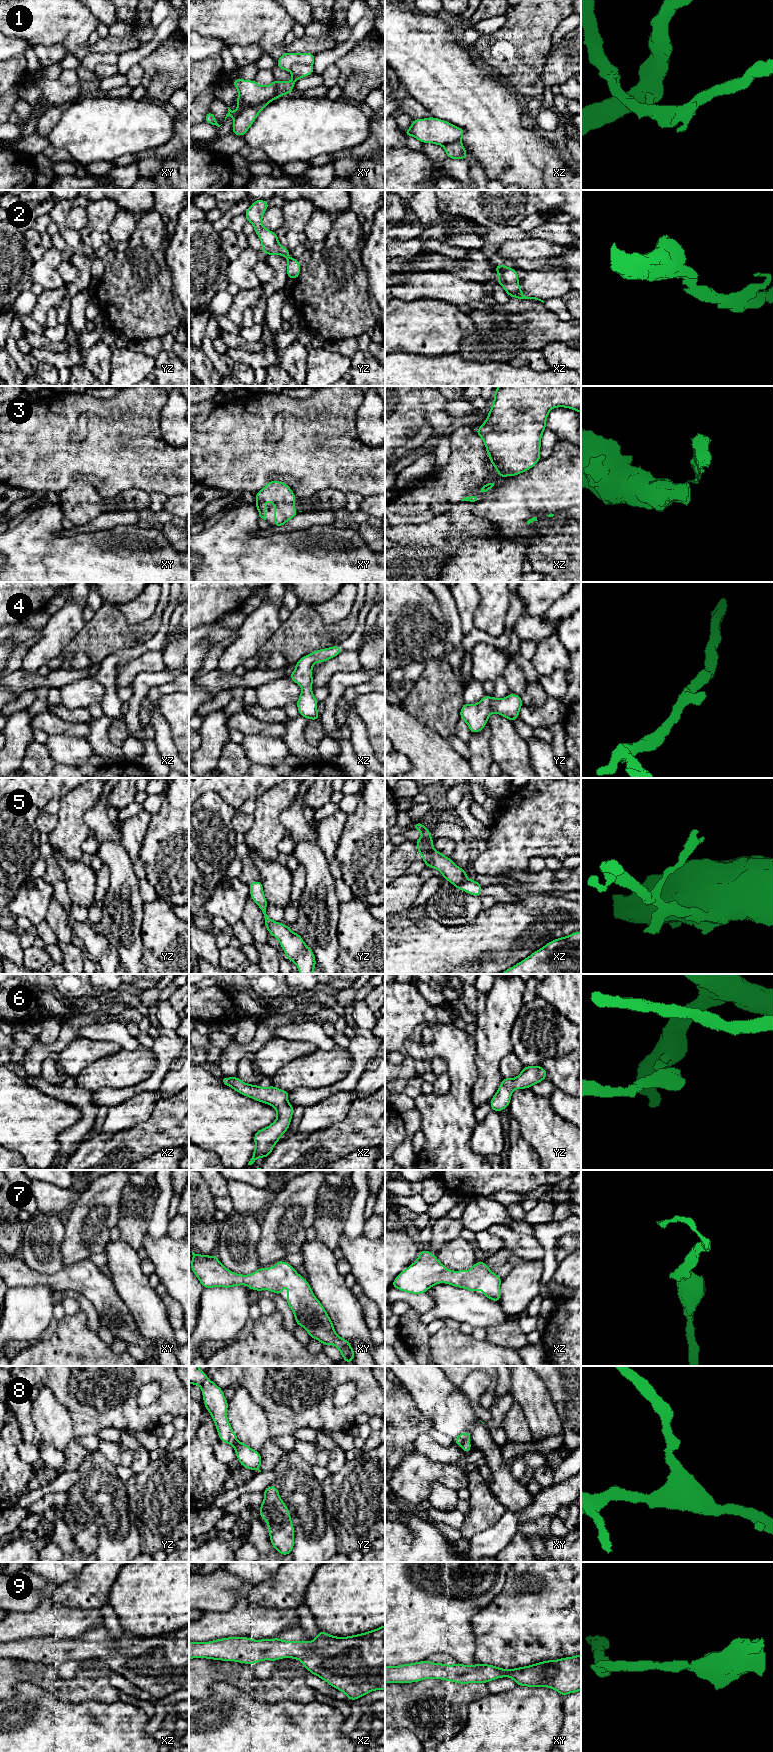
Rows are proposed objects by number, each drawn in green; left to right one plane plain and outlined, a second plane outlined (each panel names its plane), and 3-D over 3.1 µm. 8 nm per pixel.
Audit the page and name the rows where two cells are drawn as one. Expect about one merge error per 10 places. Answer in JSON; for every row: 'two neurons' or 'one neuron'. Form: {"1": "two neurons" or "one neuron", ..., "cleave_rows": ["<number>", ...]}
{"1": "two neurons", "2": "one neuron", "3": "two neurons", "4": "one neuron", "5": "one neuron", "6": "one neuron", "7": "one neuron", "8": "one neuron", "9": "one neuron", "cleave_rows": ["1", "3"]}

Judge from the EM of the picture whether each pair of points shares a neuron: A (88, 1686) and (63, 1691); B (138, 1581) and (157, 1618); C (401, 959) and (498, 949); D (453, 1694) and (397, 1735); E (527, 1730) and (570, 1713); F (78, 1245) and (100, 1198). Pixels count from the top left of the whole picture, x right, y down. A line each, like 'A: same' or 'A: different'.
A: same
B: same
C: same
D: different
E: different
F: same

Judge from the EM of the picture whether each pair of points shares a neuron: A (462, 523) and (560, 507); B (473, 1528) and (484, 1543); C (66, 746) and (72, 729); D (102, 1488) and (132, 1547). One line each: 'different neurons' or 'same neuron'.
A: different neurons
B: different neurons
C: different neurons
D: same neuron

